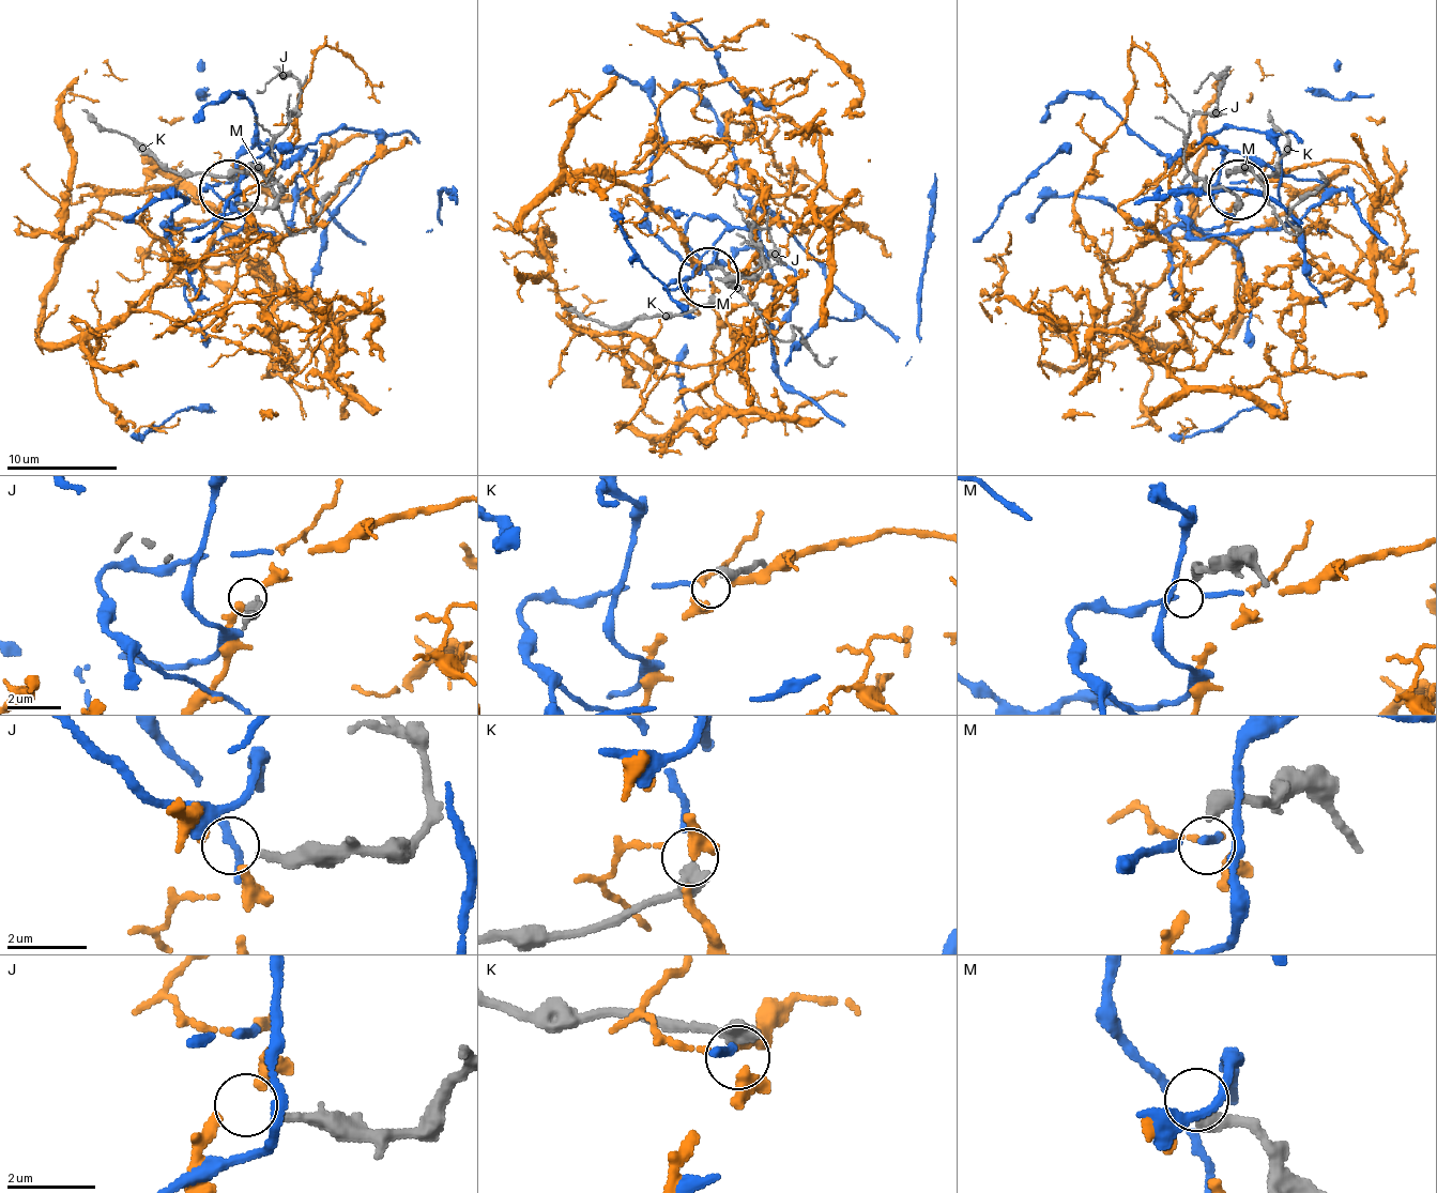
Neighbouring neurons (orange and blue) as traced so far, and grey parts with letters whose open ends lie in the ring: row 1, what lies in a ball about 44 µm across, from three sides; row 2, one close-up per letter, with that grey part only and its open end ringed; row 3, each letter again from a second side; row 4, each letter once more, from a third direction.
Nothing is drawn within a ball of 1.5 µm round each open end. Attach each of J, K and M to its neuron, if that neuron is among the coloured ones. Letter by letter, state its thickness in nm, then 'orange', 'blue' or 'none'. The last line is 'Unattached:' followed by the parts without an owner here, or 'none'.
J: 200 nm thick; orange
K: 400 nm thick; blue
M: 400 nm thick; none
Unattached: M

